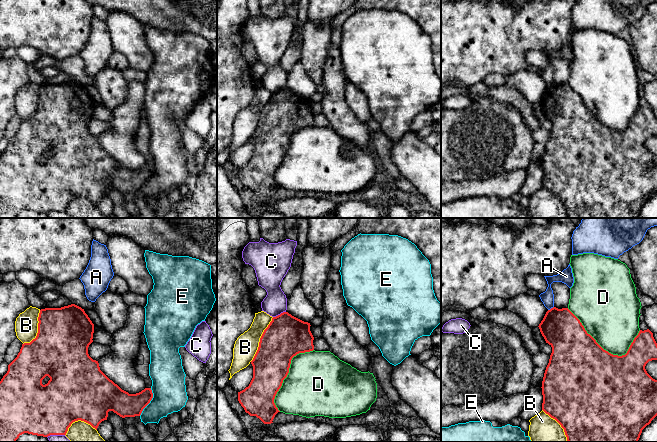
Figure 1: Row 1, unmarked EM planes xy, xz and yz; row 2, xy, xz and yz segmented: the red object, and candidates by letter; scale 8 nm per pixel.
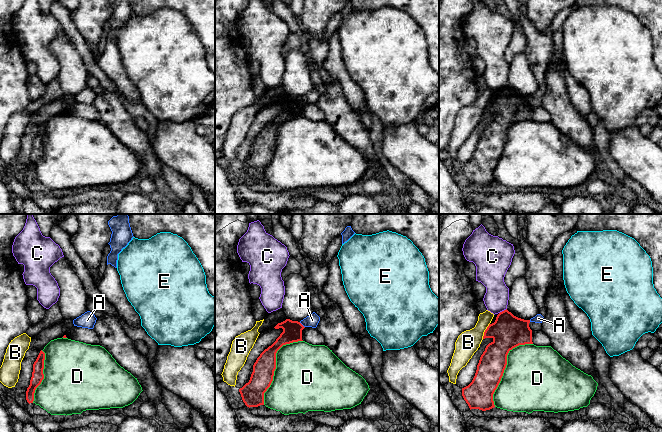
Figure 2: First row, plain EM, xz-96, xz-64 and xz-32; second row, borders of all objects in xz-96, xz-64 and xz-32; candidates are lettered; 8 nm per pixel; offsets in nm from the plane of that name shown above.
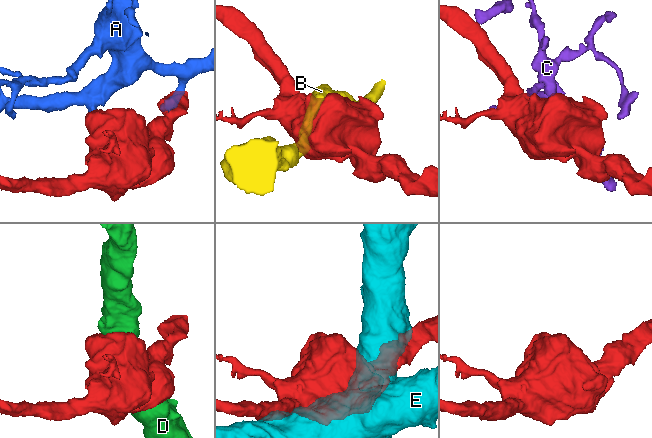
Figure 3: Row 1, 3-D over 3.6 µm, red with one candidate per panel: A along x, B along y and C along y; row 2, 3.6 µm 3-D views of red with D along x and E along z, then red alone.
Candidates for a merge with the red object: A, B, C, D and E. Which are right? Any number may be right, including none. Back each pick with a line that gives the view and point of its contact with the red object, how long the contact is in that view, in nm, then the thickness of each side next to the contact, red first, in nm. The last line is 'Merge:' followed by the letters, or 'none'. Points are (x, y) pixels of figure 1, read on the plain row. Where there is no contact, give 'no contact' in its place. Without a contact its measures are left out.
Merge: none

